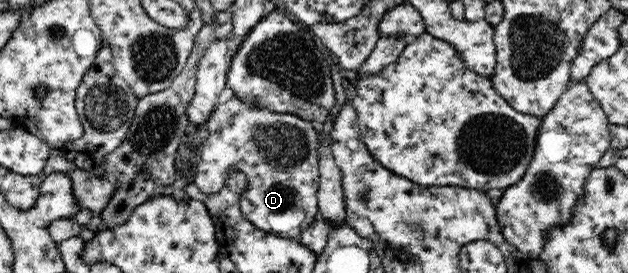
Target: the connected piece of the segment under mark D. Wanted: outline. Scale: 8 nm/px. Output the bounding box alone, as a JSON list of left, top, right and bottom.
[193,95,320,240]

